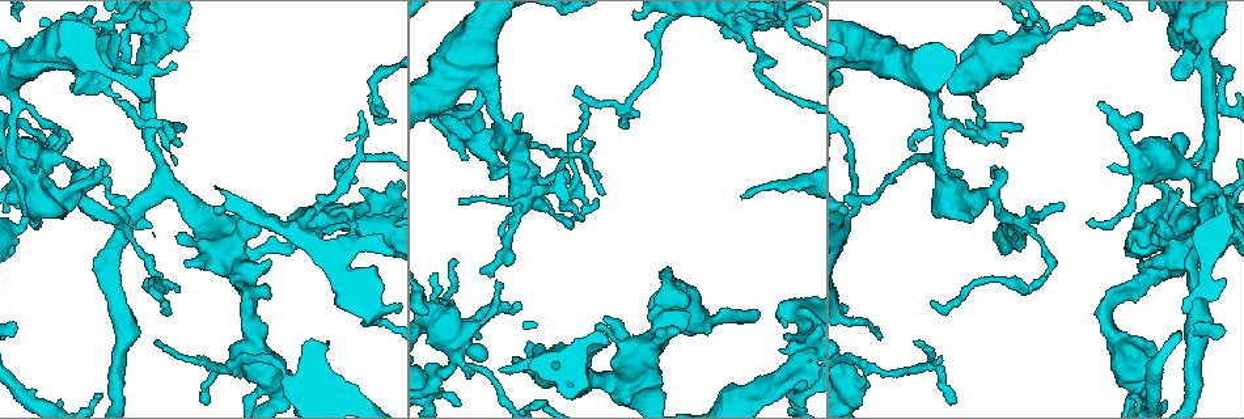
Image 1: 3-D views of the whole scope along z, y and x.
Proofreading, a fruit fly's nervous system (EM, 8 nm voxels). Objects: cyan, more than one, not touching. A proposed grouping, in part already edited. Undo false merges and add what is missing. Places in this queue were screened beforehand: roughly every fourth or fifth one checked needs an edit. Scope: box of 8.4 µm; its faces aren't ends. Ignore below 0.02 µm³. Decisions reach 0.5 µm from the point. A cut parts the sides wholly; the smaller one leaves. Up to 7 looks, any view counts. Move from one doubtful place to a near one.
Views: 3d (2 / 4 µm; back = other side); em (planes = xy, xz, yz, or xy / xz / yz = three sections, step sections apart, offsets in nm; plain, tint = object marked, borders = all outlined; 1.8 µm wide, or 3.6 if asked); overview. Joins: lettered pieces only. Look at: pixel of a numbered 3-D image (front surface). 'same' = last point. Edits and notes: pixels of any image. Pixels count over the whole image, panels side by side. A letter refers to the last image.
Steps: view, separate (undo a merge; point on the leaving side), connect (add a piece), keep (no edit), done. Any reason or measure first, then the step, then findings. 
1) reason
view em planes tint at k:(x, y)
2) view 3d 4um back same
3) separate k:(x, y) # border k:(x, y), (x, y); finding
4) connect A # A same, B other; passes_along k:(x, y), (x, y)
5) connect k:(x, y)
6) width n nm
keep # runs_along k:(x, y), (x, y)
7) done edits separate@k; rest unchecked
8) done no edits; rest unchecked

sudden change in width
view 3d 4um at 1:(636, 365)

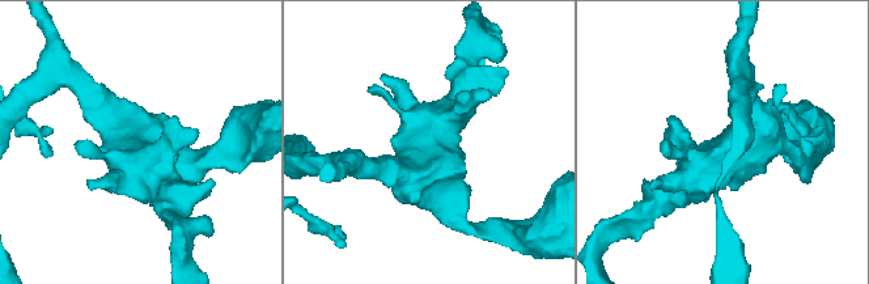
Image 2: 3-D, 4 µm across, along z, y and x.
shape alone is not enough
view em 3.6um planes plain at 2:(432, 147)

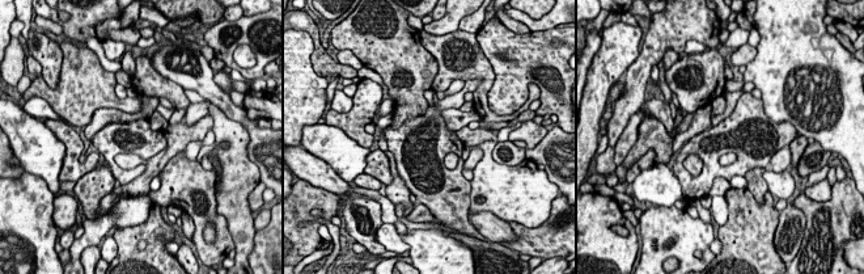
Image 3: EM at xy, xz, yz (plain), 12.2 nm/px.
view em 3.6um planes borders same

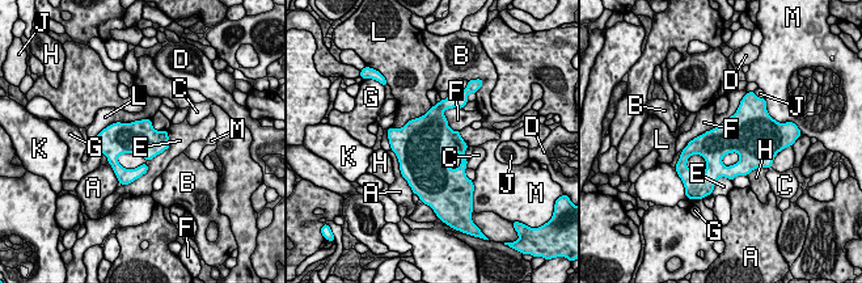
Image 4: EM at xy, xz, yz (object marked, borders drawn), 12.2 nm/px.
keep # A other, B other, C other, D other, E other, F other, G other, H other, J other, K other, L other, M other; one neuron here

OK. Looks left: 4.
four arms meet
view 3d 2um at 1:(703, 317)

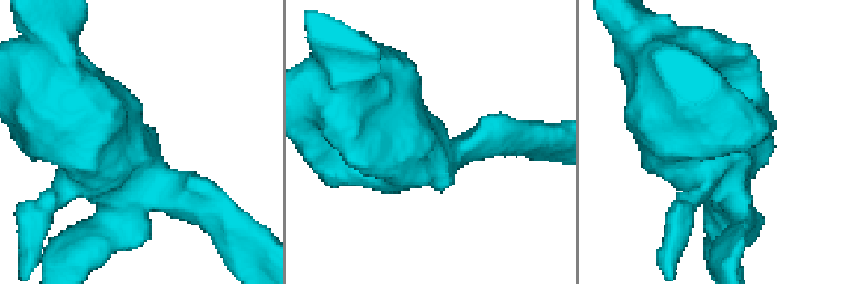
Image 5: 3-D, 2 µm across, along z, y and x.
arms 4
view em xy step 8 borders at 5:(726, 157)

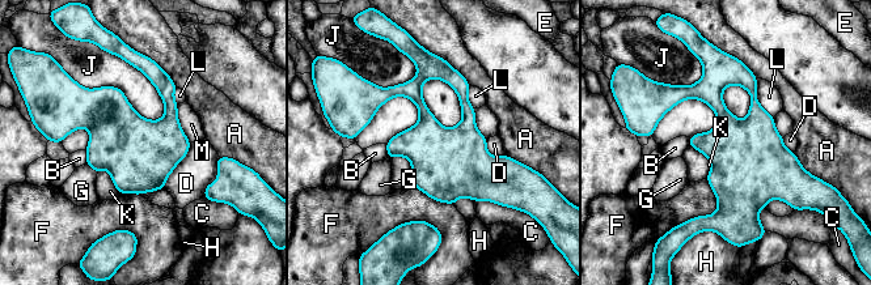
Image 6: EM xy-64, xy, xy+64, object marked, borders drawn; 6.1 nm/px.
width 440 nm
keep # A other, B other, C other, D other, E other, F other, G other, H other, J other, K other, L other, M other; border 6:(75, 80), (164, 115); one neuron here

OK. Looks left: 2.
long arm stops here
view em 3.6um planes borders at 1:(743, 197)

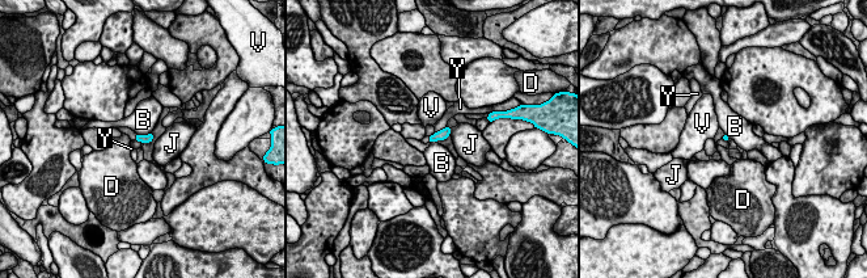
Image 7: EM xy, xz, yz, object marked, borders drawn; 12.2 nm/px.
keep # B other, D other, J other, V other, Y other; border 7:(151, 131), (136, 134); no lettered piece goes on from it

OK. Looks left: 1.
done no edits; rest unchecked

